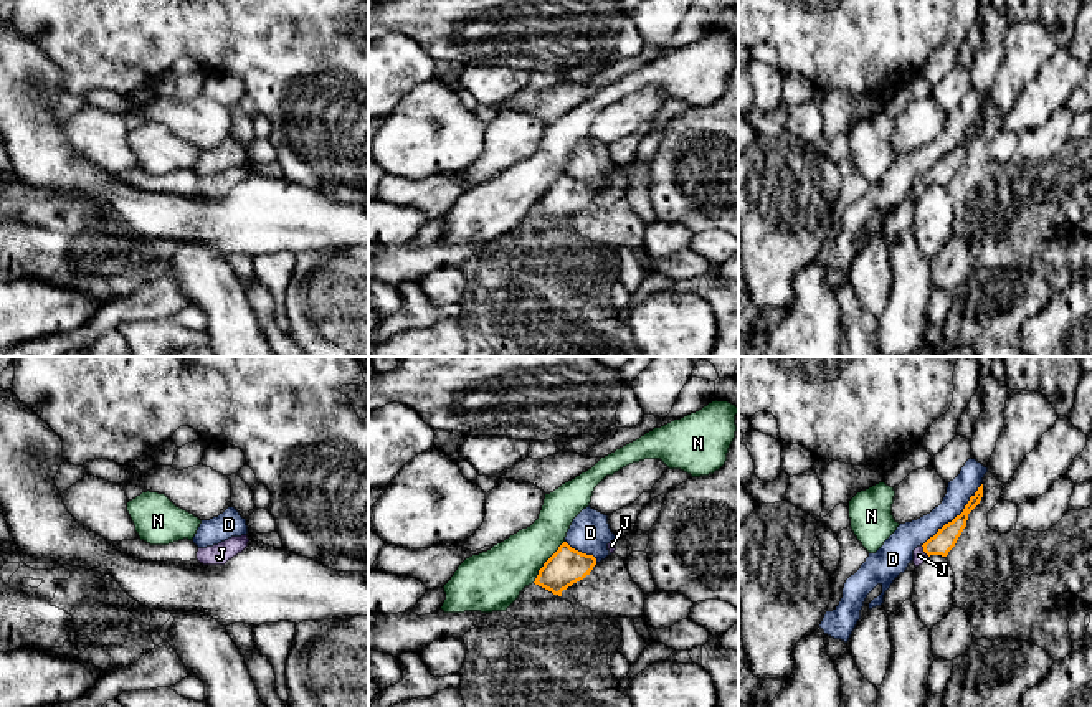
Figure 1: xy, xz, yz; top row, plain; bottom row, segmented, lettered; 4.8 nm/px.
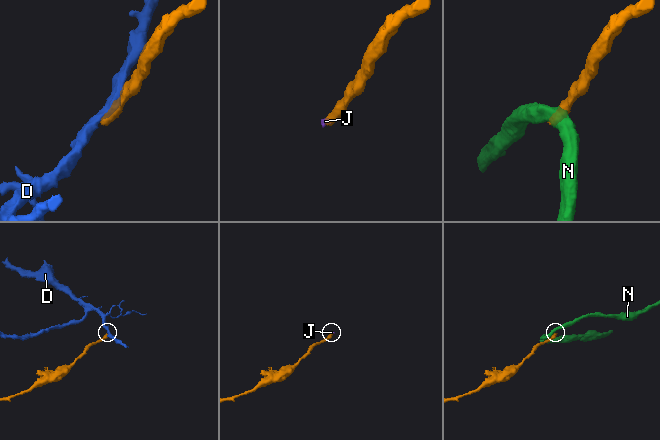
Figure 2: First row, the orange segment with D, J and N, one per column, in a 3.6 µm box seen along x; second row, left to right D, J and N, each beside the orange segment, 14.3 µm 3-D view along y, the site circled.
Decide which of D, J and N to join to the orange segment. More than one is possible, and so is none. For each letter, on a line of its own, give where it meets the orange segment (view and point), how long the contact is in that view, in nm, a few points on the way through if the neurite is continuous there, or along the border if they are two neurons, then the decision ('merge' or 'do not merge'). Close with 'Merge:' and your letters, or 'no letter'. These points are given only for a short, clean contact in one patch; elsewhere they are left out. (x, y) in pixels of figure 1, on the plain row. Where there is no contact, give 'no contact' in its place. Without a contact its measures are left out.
D: contact yz (957, 146); length 420 nm; border yz (982, 114), (965, 137), (922, 175); do not merge
J: contact yz (924, 180); length 70 nm; way yz (944, 170), (924, 180), (919, 185); merge
N: contact xz (546, 192); length 260 nm; border xz (564, 170), (532, 212); do not merge
Merge: J

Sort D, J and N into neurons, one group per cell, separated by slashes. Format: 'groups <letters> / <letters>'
groups D / J / N

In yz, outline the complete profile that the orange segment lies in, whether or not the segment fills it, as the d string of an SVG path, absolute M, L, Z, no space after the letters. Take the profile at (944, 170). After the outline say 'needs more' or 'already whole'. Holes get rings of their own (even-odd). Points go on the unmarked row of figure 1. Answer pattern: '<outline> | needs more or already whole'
M983 114L970 127L960 145L957 145L952 152L945 154L933 167L930 167L923 175L914 180L914 190L909 193L905 202L915 202L915 198L922 195L930 185L947 187L948 182L955 177L963 159L966 157L968 144L980 134L981 127Z | needs more

